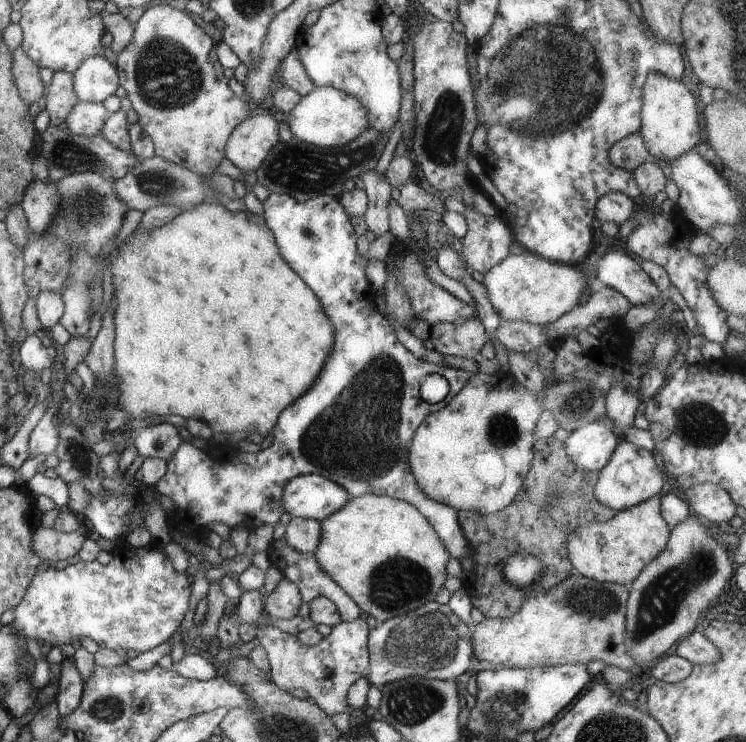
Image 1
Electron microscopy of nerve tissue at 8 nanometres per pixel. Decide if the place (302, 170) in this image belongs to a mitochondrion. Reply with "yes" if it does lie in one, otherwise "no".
yes

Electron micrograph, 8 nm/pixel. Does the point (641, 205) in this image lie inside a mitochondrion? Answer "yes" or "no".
no

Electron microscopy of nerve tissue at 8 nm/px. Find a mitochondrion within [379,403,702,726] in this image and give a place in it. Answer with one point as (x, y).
(596, 603)

